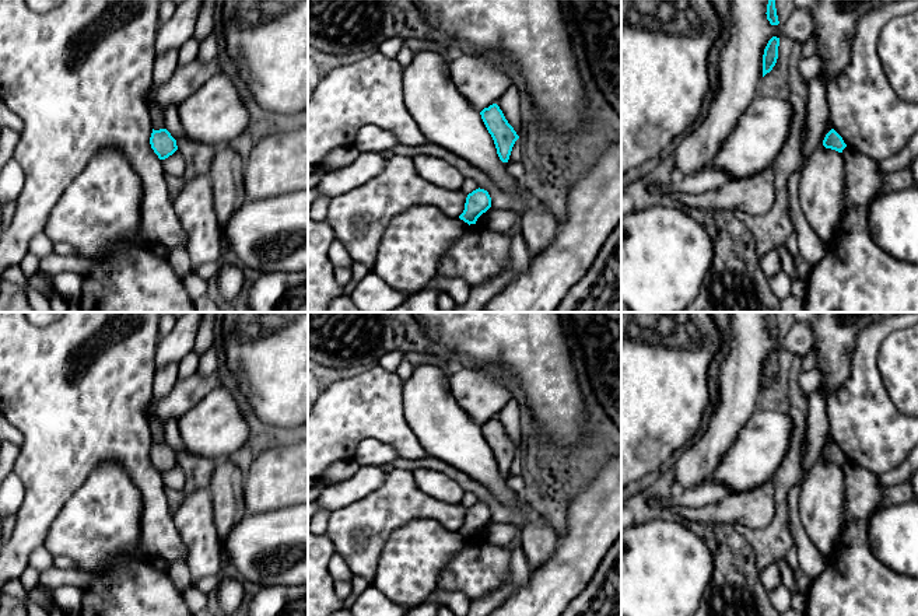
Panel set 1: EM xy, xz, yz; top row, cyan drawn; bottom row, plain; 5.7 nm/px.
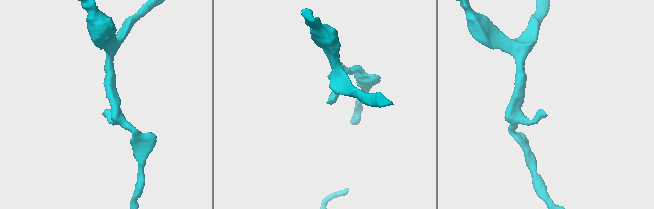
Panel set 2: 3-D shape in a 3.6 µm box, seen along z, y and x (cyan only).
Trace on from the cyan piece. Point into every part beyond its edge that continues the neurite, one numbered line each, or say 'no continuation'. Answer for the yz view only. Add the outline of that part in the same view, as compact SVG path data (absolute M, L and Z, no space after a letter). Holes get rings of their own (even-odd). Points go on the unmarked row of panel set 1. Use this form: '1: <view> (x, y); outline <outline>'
no continuation

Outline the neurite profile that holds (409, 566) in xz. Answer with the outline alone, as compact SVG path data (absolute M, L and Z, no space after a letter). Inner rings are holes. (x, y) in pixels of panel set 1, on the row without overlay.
M434 519L407 522L389 535L371 585L389 601L414 609L437 591L442 568L467 539Z

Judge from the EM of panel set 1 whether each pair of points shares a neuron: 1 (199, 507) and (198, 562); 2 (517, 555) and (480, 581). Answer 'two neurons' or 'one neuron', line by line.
1: one neuron
2: two neurons

